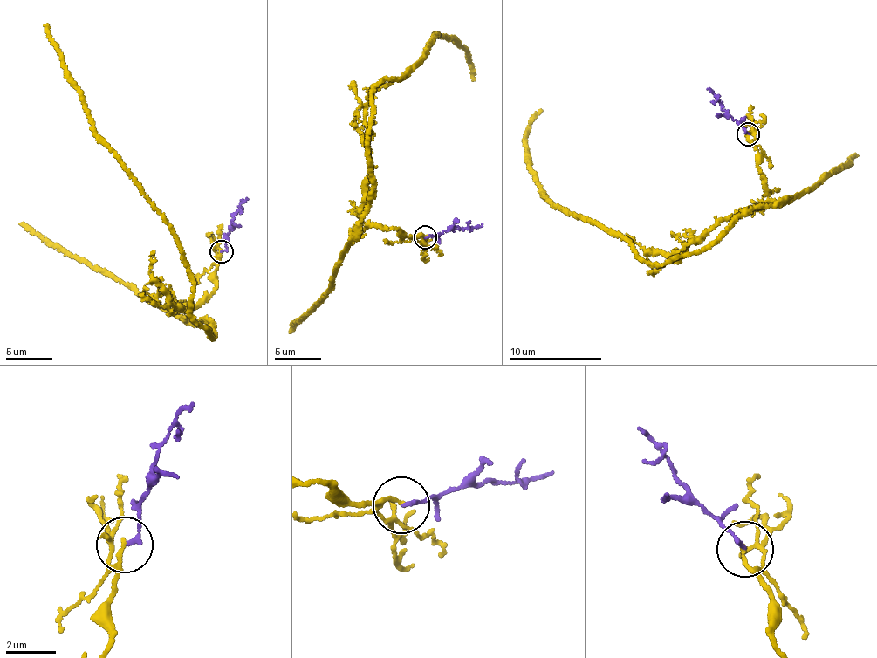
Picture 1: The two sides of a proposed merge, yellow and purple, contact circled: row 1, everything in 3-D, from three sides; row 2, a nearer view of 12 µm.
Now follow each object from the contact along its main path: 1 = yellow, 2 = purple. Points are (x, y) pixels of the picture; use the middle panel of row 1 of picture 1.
1: (425, 238), (358, 226), (353, 235), (373, 181), (373, 86), (397, 79), (436, 36), (470, 55), (472, 80)
2: (425, 238), (482, 224)

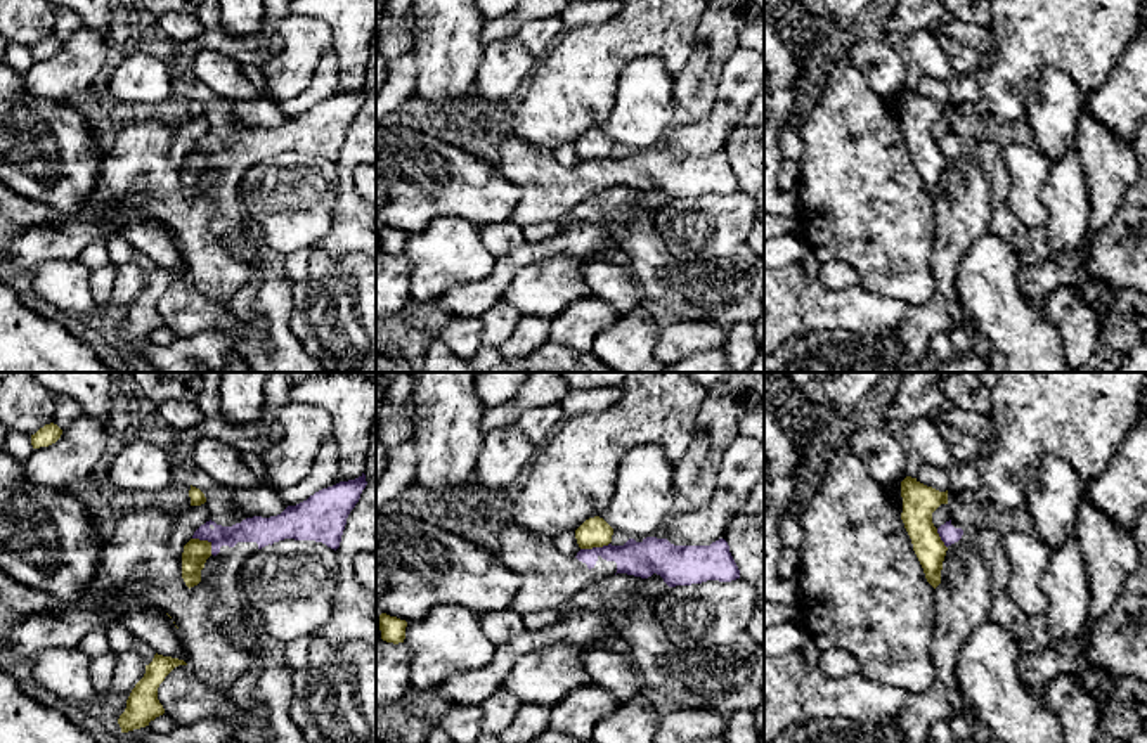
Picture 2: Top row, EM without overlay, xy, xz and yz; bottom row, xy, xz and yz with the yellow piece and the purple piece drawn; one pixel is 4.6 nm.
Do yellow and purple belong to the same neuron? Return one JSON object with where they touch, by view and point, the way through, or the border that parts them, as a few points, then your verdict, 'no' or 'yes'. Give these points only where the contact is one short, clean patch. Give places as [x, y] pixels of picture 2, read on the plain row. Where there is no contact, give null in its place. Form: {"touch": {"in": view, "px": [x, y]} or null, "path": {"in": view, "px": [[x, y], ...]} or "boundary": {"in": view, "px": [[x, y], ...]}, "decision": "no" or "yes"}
{"touch": {"in": "xy", "px": [207, 153]}, "boundary": {"in": "xy", "px": [[193, 149], [205, 151], [212, 165]]}, "decision": "no"}

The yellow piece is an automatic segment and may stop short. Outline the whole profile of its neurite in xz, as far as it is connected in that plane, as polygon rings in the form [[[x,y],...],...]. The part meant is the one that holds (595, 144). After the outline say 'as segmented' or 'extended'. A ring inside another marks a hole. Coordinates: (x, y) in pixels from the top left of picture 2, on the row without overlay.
[[[599,128],[586,132],[577,142],[575,151],[580,161],[603,159],[612,154],[613,140]]] | as segmented

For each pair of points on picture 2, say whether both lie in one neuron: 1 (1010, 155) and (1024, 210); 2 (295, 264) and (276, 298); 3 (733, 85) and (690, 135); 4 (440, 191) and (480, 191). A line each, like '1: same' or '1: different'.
1: same
2: different
3: same
4: same

